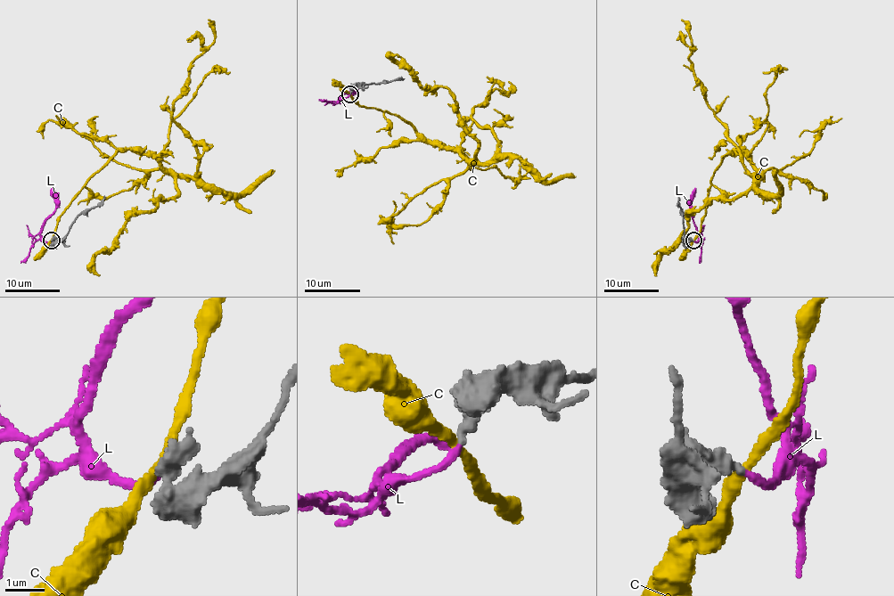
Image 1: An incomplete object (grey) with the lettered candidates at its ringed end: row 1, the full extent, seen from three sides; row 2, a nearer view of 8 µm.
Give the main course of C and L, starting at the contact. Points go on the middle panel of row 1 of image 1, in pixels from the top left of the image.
C: (349, 94), (487, 163), (496, 137), (471, 110), (496, 90), (514, 90), (508, 82)
L: (349, 94), (339, 98), (352, 90), (349, 95)

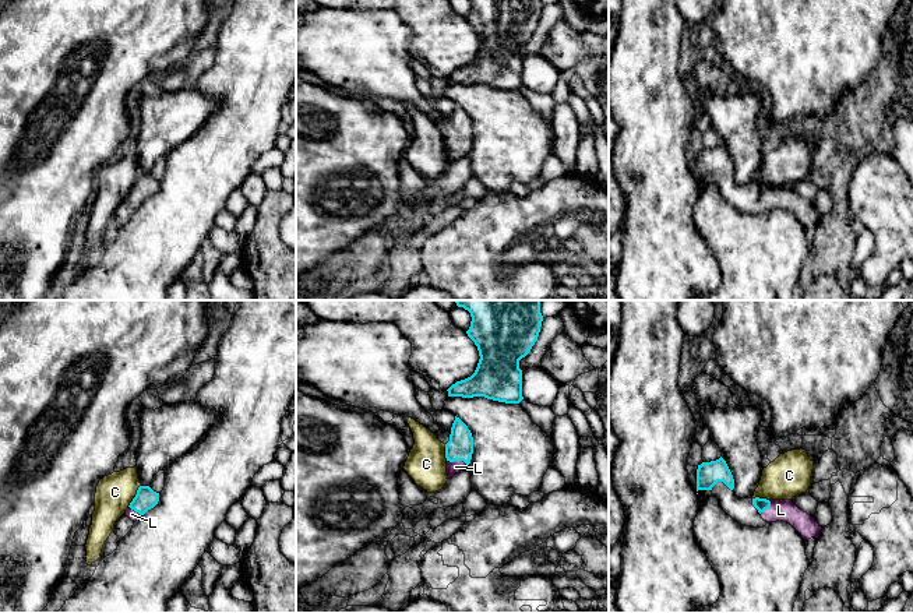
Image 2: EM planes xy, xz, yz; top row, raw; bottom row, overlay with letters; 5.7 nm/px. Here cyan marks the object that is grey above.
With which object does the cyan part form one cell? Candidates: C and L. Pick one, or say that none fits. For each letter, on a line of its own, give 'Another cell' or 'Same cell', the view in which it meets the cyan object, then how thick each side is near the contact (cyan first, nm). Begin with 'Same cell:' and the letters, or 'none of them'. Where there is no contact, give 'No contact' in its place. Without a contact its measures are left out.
Same cell: L
C: Another cell. Touches cyan in xy. Thickness 130 nm (cyan) against 220 nm
L: Same cell. Touches cyan in xz. Thickness 150 nm (cyan) against 70 nm

